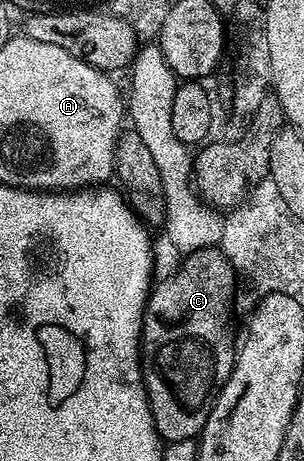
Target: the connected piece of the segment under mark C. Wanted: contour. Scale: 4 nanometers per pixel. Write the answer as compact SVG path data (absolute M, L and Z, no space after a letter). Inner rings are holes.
M216 246L191 253L187 260L188 265L177 276L166 277L149 292L148 305L144 307L144 329L140 332L144 389L152 407L154 426L164 442L199 437L216 396L236 363L237 349L234 344L232 348L232 336L228 333L227 302L232 296L232 283L237 283L237 274Z

